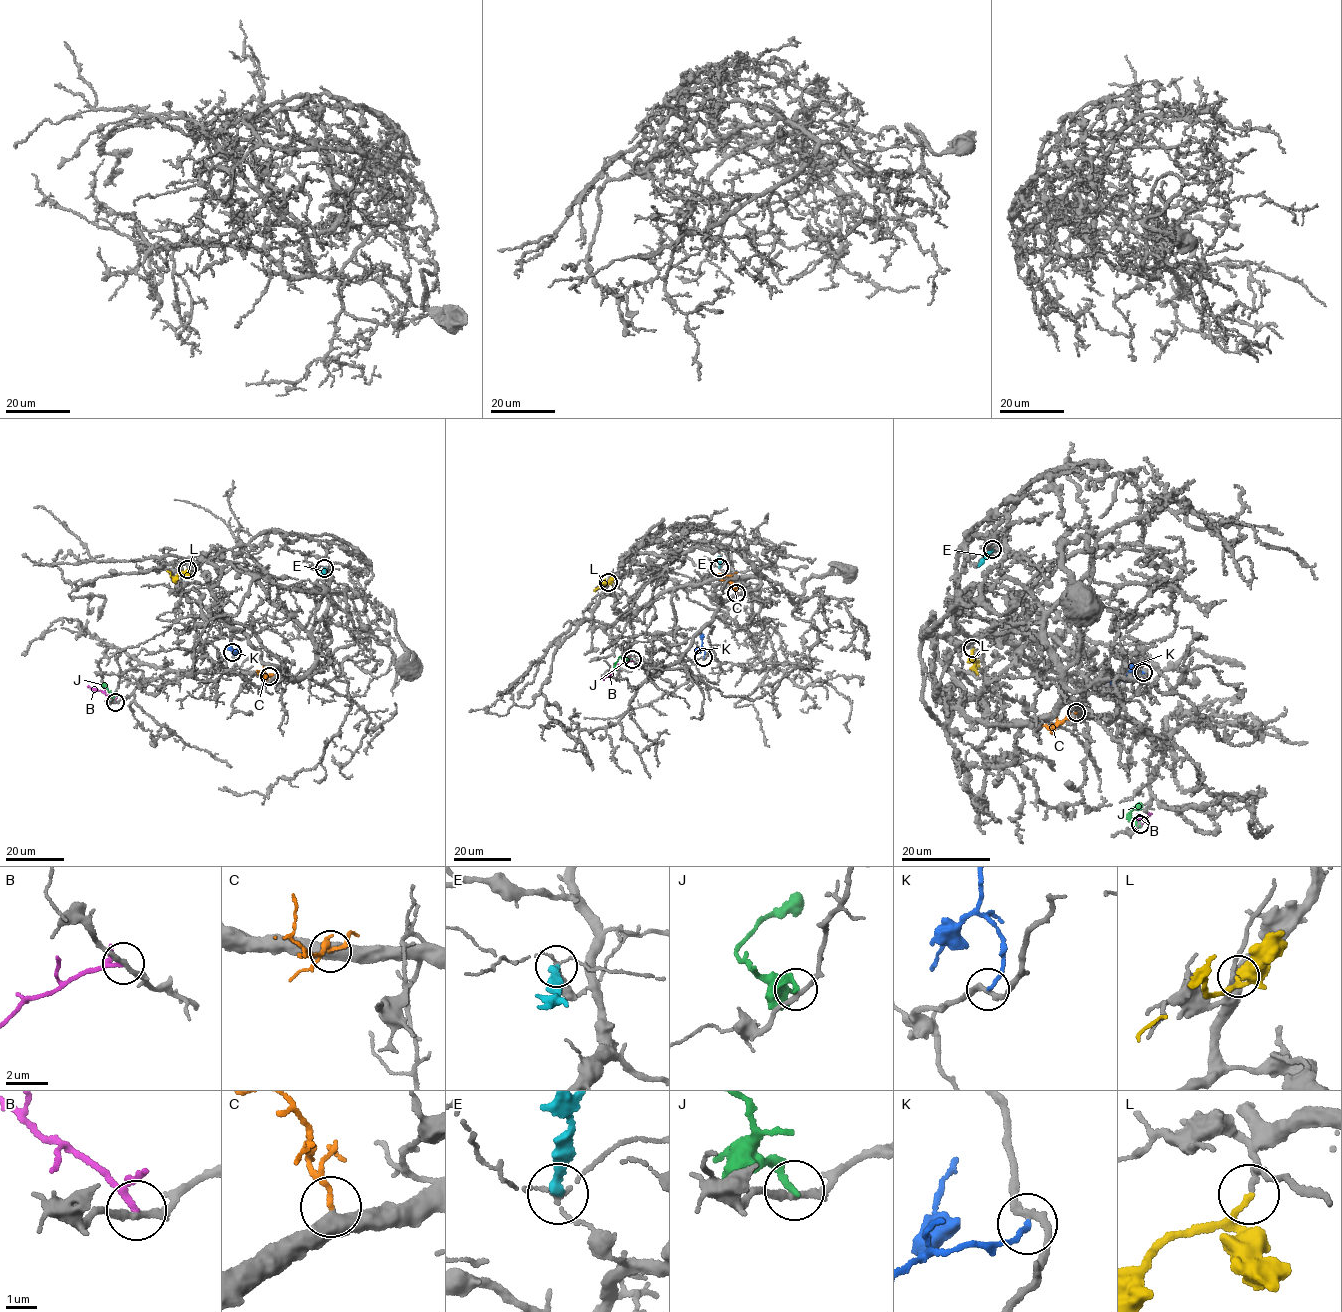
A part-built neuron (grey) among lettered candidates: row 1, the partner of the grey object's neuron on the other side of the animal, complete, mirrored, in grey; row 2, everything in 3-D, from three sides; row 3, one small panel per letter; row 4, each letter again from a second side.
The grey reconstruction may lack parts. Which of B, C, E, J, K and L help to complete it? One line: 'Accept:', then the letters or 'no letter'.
Accept: C, L

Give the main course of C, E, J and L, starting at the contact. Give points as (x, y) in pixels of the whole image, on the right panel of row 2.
C: (1076, 713), (1051, 728), (1040, 726)
E: (991, 550), (978, 567)
J: (1140, 824), (1127, 817), (1141, 804)
L: (972, 648), (975, 670), (980, 661)

